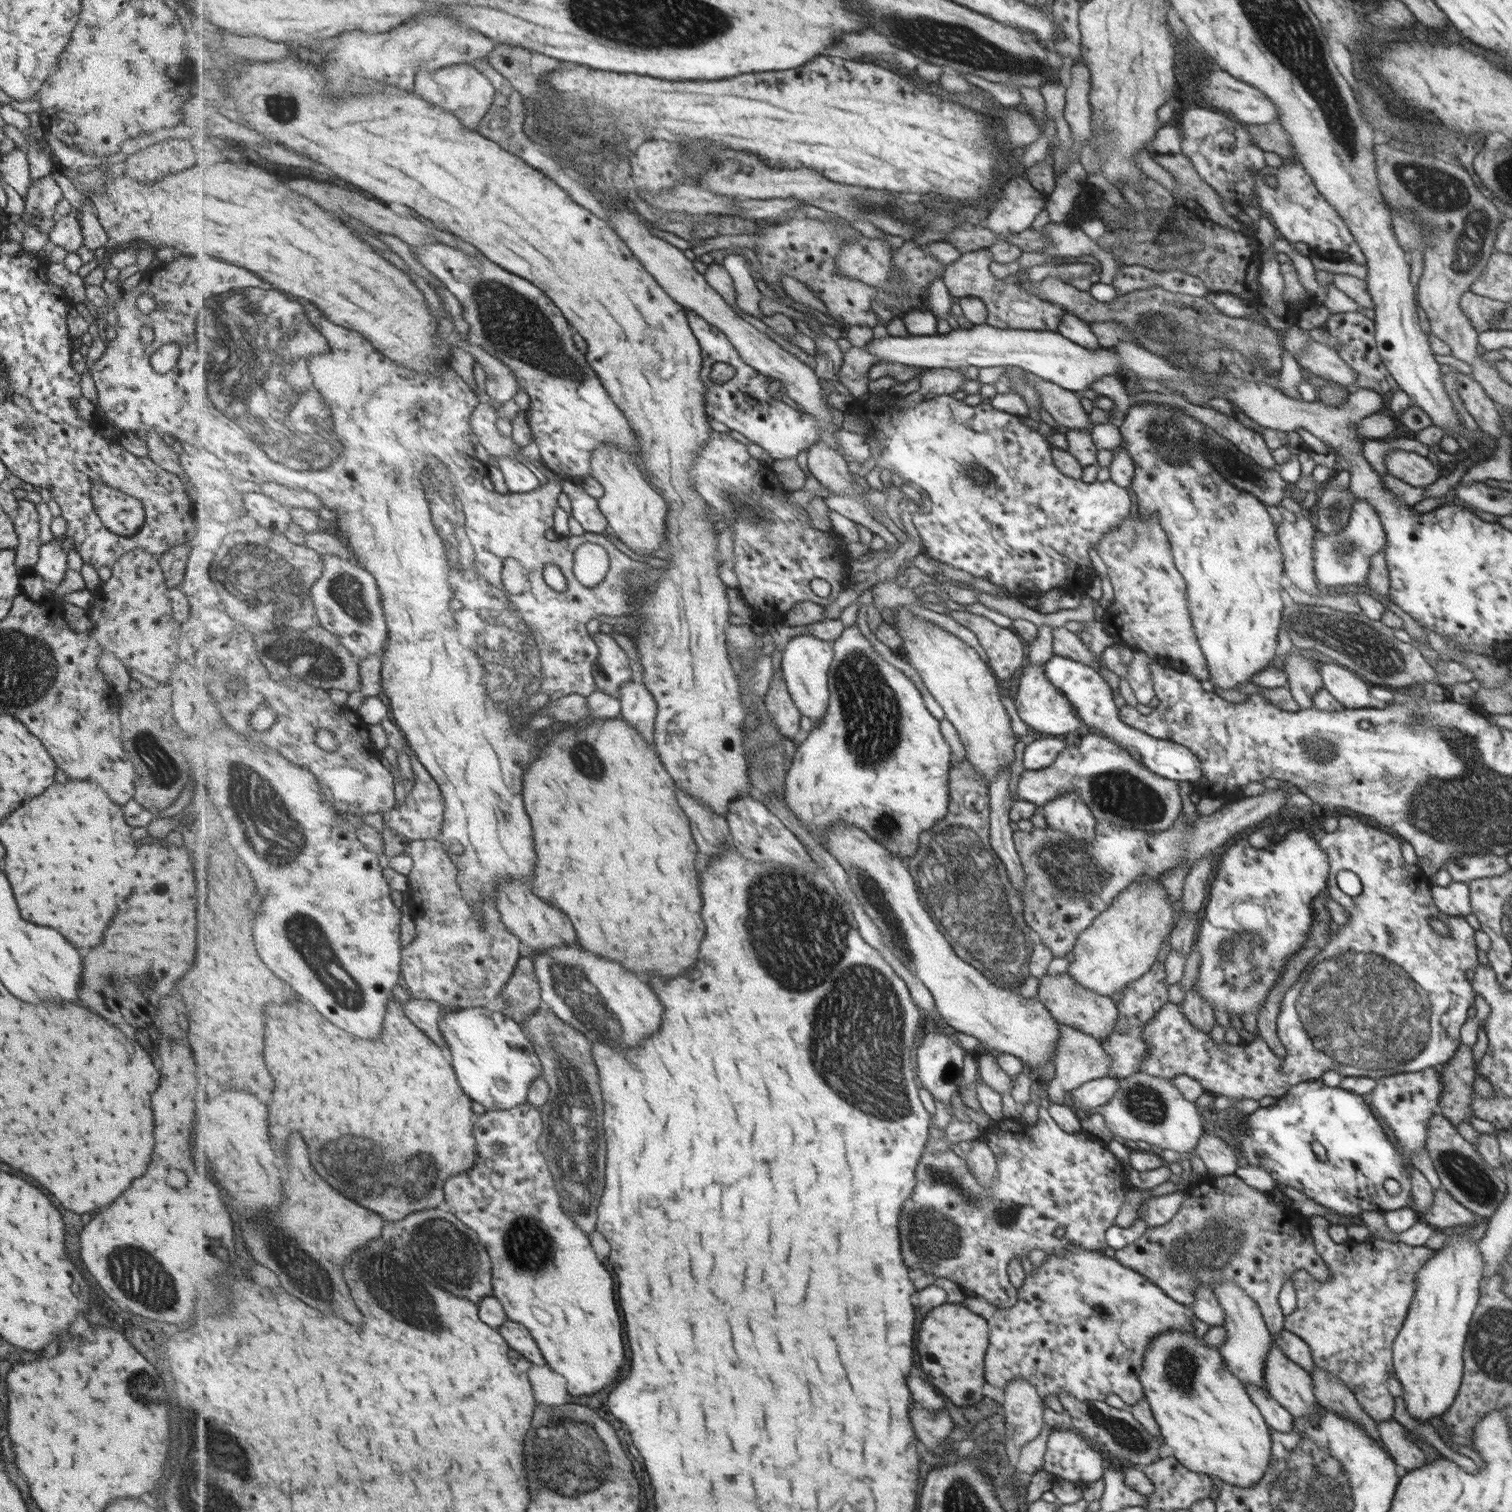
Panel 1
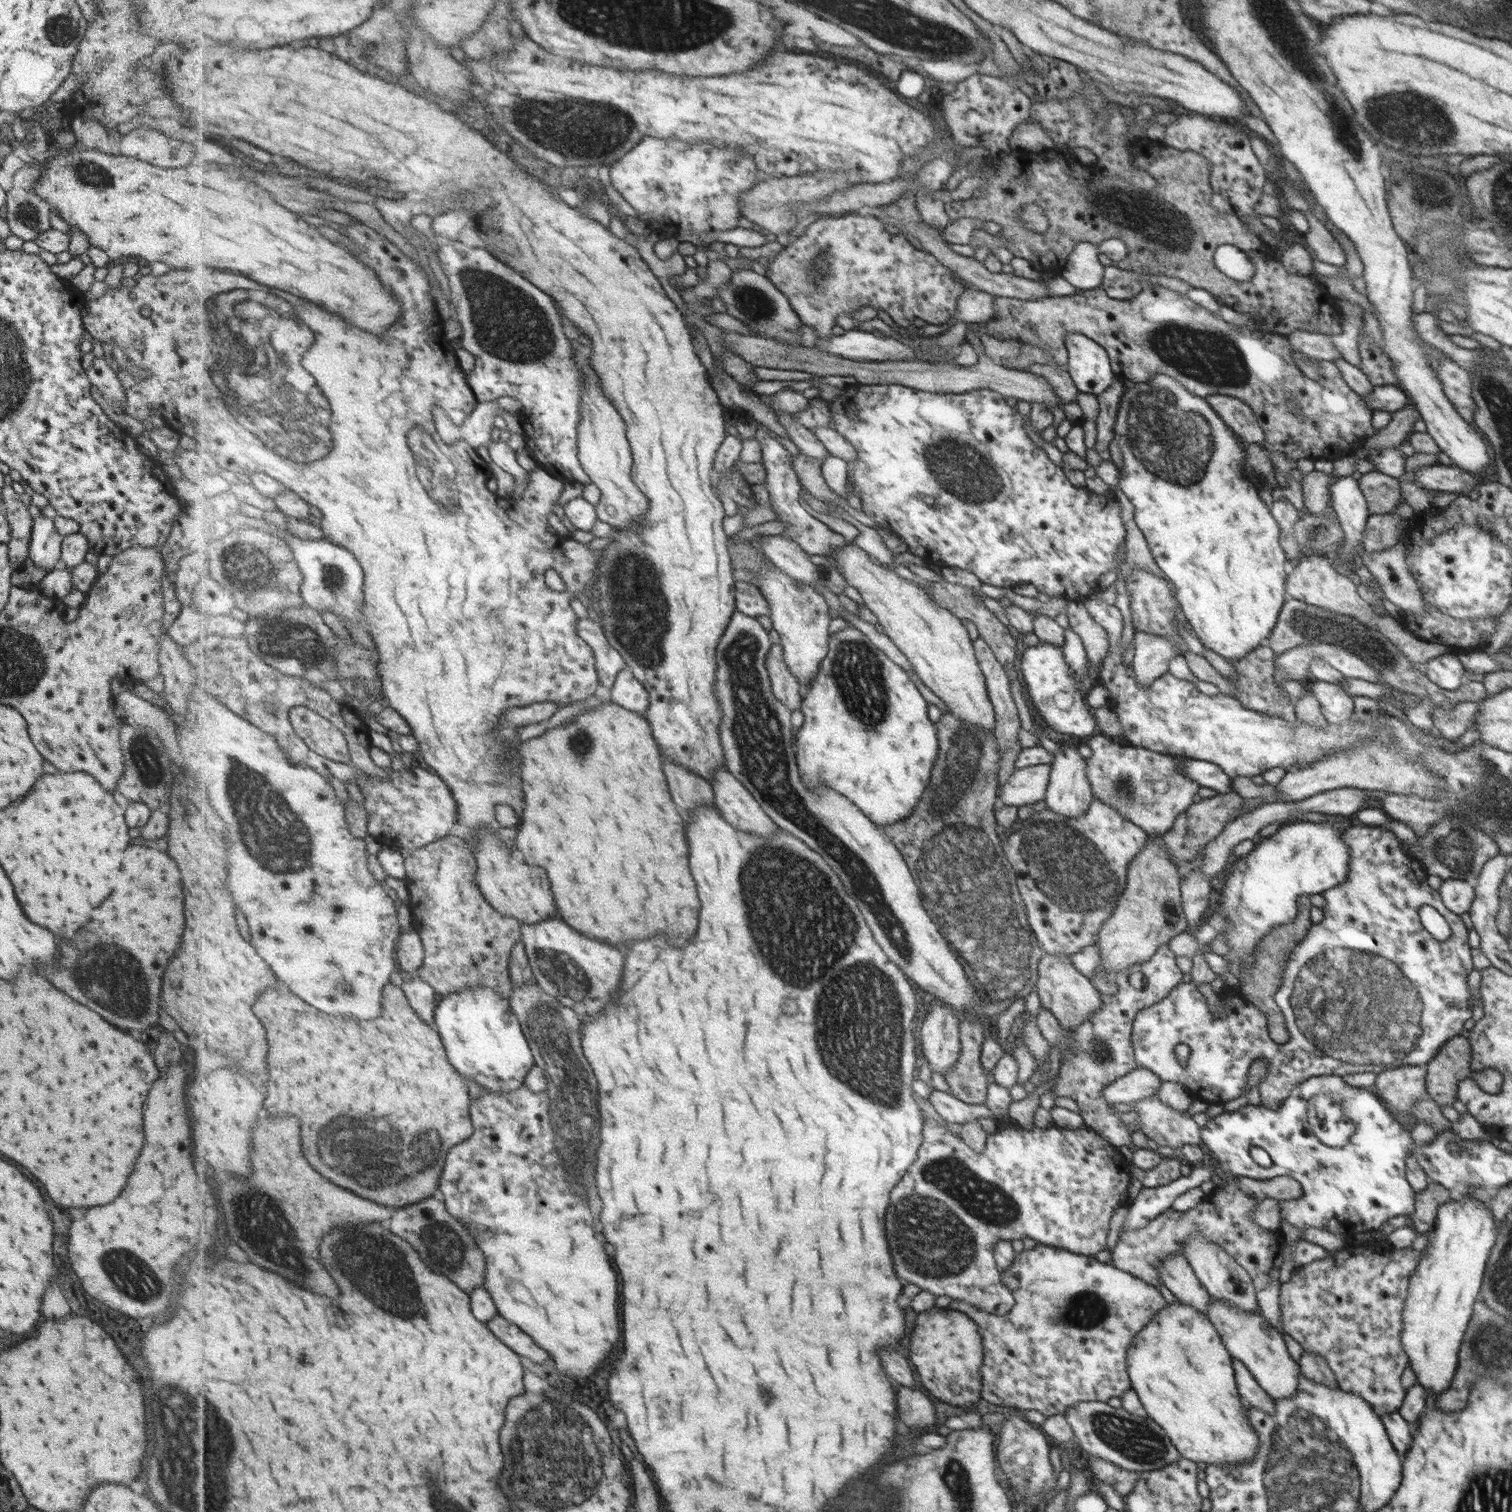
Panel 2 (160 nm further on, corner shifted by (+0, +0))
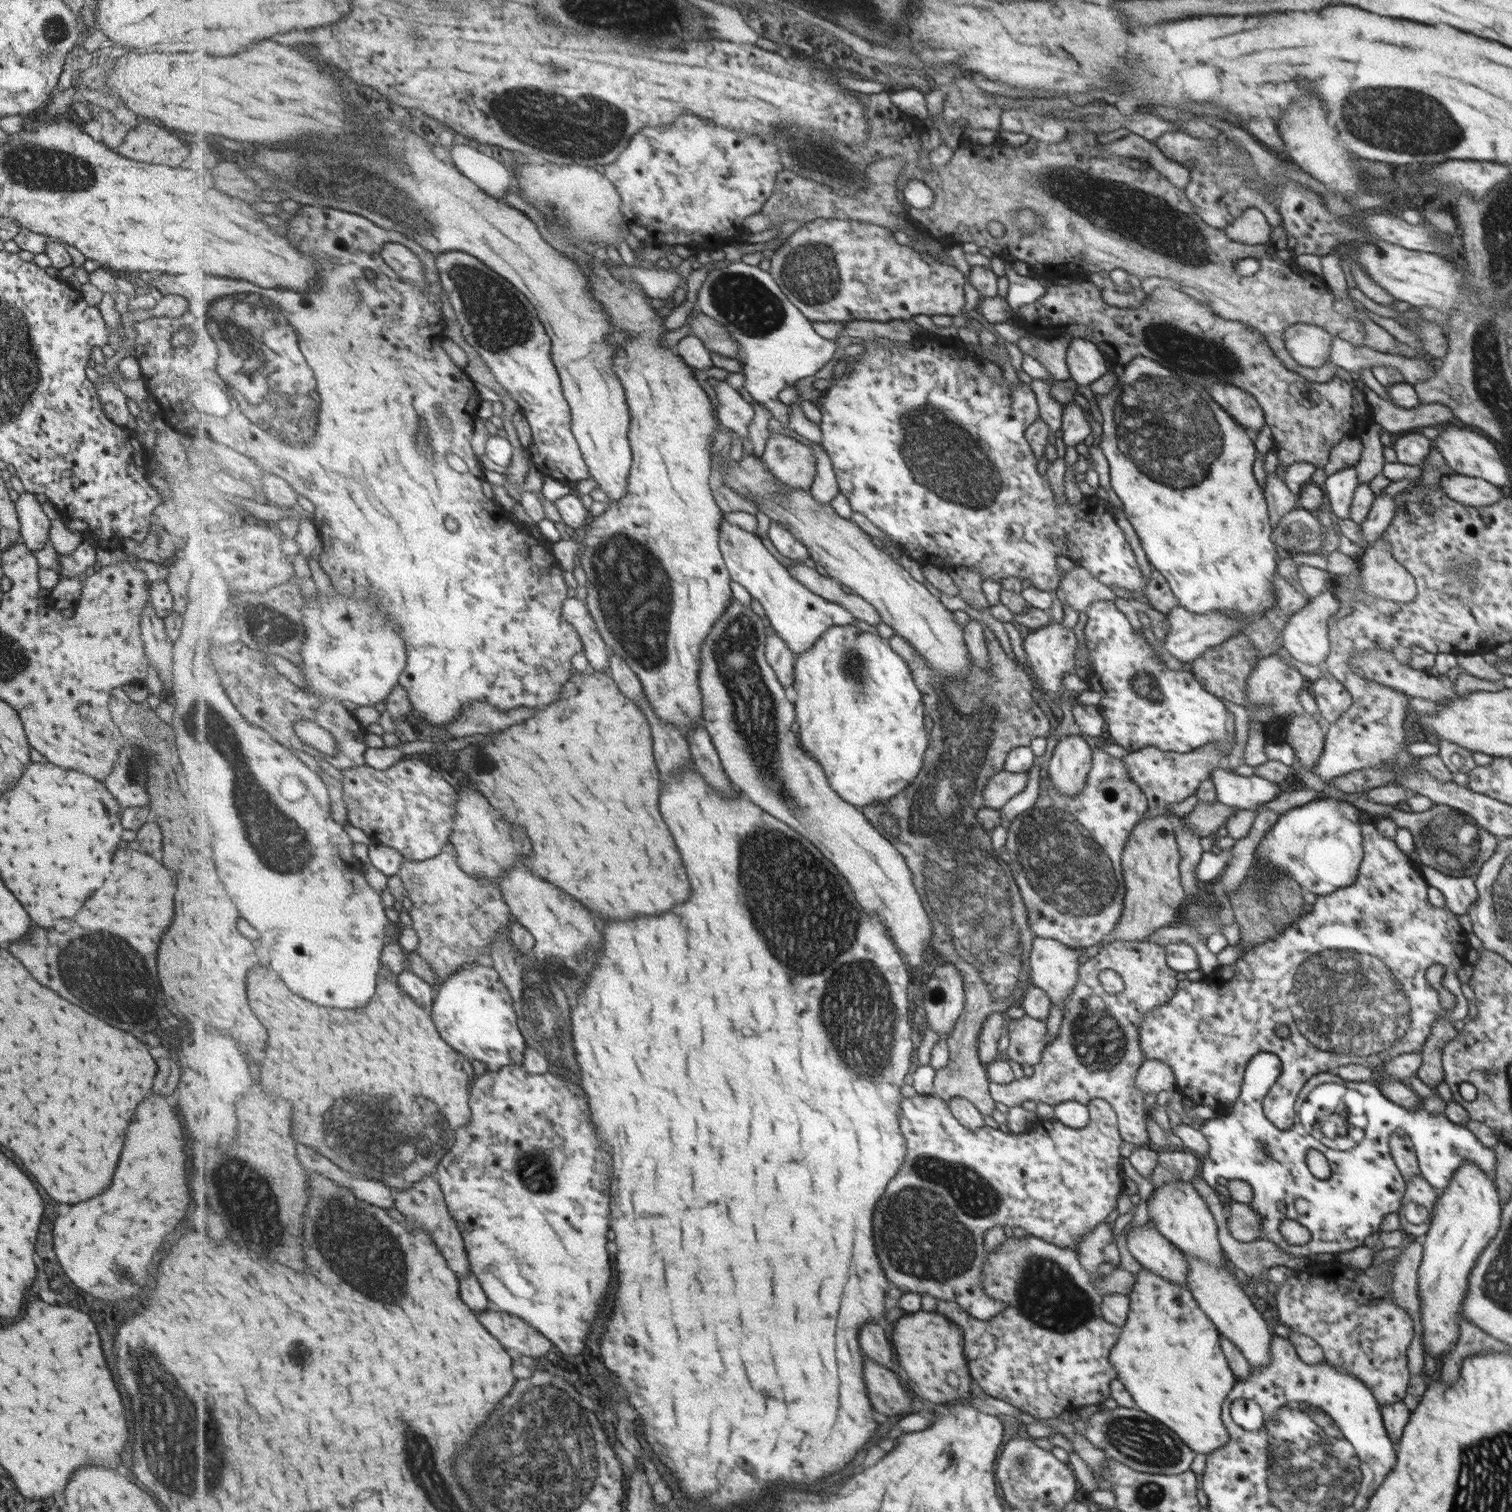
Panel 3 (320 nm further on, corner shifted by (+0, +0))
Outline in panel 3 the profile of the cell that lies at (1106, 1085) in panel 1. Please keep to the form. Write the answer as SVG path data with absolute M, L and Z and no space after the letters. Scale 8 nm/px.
M1144 1059L1134 1079L1134 1085L1145 1094L1157 1094L1161 1090L1171 1092L1175 1088L1174 1082L1170 1066L1155 1059Z

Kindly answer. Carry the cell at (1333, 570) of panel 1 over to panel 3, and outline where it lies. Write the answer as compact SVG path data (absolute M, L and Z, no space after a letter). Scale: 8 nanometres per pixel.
M1343 467L1330 474L1321 486L1334 518L1347 519L1349 505L1357 483L1353 467Z

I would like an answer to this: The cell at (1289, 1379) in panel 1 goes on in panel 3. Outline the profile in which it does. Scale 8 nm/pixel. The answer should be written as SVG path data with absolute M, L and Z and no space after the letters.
M1183 1254L1188 1269L1186 1272L1186 1288L1192 1293L1196 1303L1204 1311L1212 1323L1220 1329L1221 1336L1227 1338L1245 1358L1251 1369L1256 1371L1267 1368L1269 1364L1269 1346L1273 1342L1274 1334L1269 1334L1267 1325L1259 1312L1251 1306L1249 1298L1239 1288L1237 1280L1229 1274L1227 1269L1210 1265L1207 1261L1197 1257L1187 1257Z

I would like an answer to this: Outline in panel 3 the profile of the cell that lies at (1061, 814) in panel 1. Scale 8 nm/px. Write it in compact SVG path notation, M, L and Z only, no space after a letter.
M1069 734L1057 740L1045 765L1049 780L1058 793L1068 797L1079 792L1090 769L1091 759L1092 748L1081 735Z

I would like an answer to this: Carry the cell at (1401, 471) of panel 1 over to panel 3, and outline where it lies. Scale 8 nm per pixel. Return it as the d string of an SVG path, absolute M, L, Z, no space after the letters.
M1463 474L1442 475L1439 484L1451 500L1475 509L1480 506L1489 506L1503 497L1499 487L1482 478L1473 478Z

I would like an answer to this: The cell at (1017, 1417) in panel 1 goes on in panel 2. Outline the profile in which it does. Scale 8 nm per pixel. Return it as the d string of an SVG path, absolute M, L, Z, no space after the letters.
M1013 1408L1011 1415L1003 1421L996 1457L1001 1463L1001 1473L1005 1474L1007 1484L1011 1488L1015 1488L1019 1494L1023 1494L1029 1505L1033 1501L1045 1504L1051 1498L1053 1488L1057 1486L1057 1476L1047 1458L1049 1446L1045 1442L1045 1436L1039 1430L1033 1430L1029 1426L1029 1422L1023 1420L1019 1411L1021 1411L1019 1408Z

